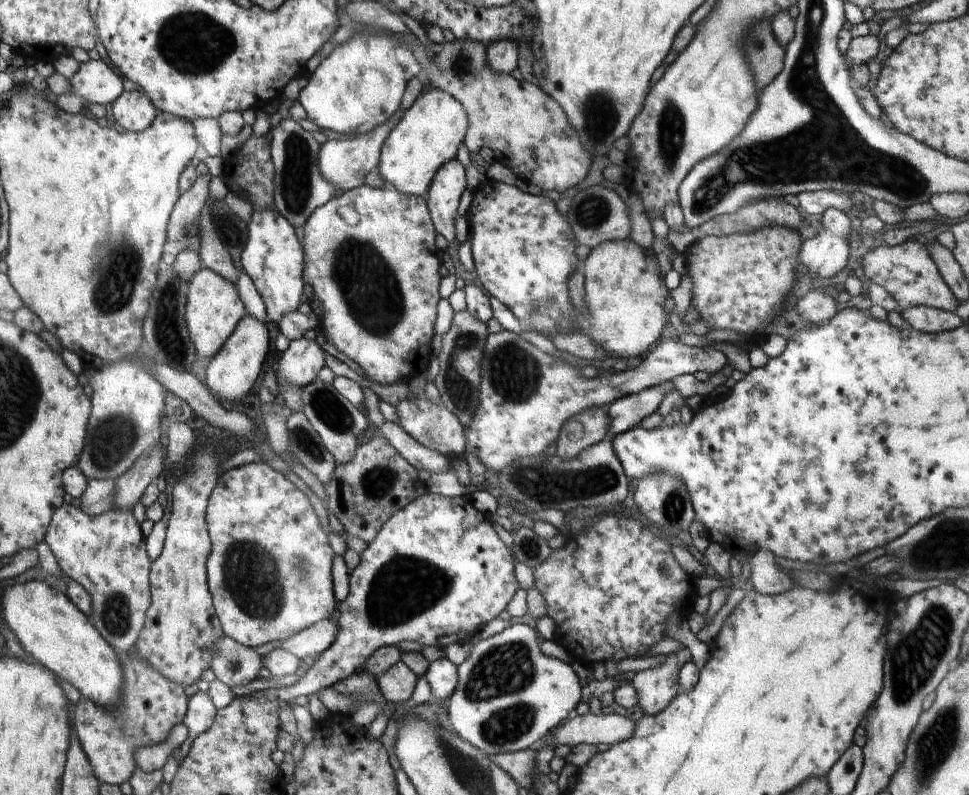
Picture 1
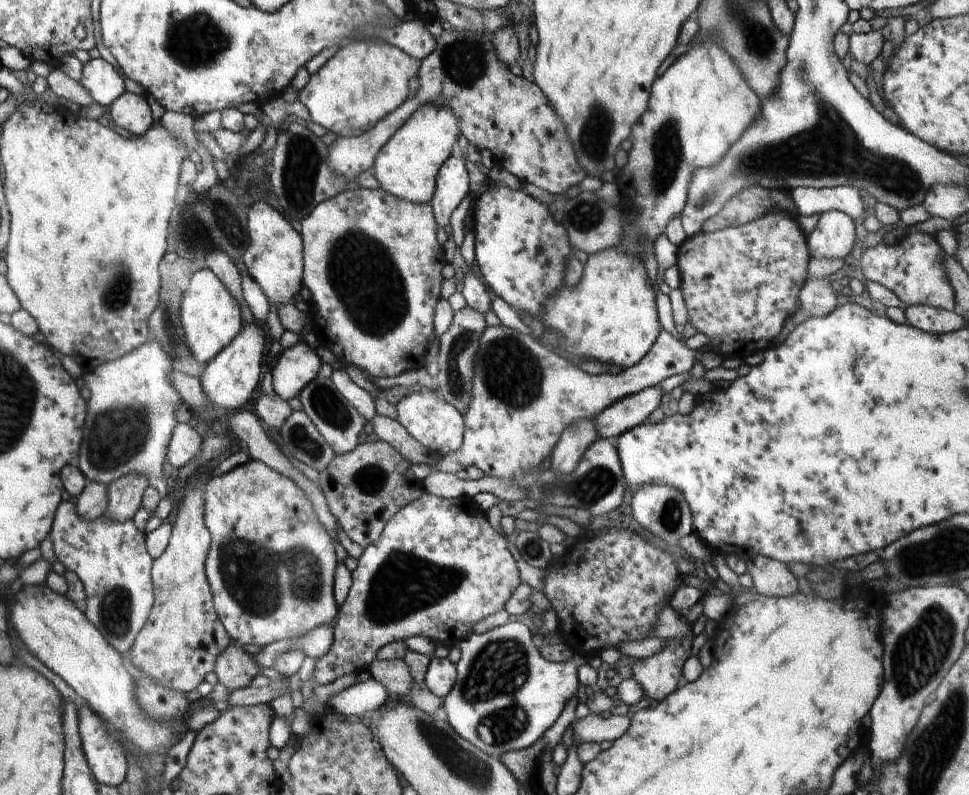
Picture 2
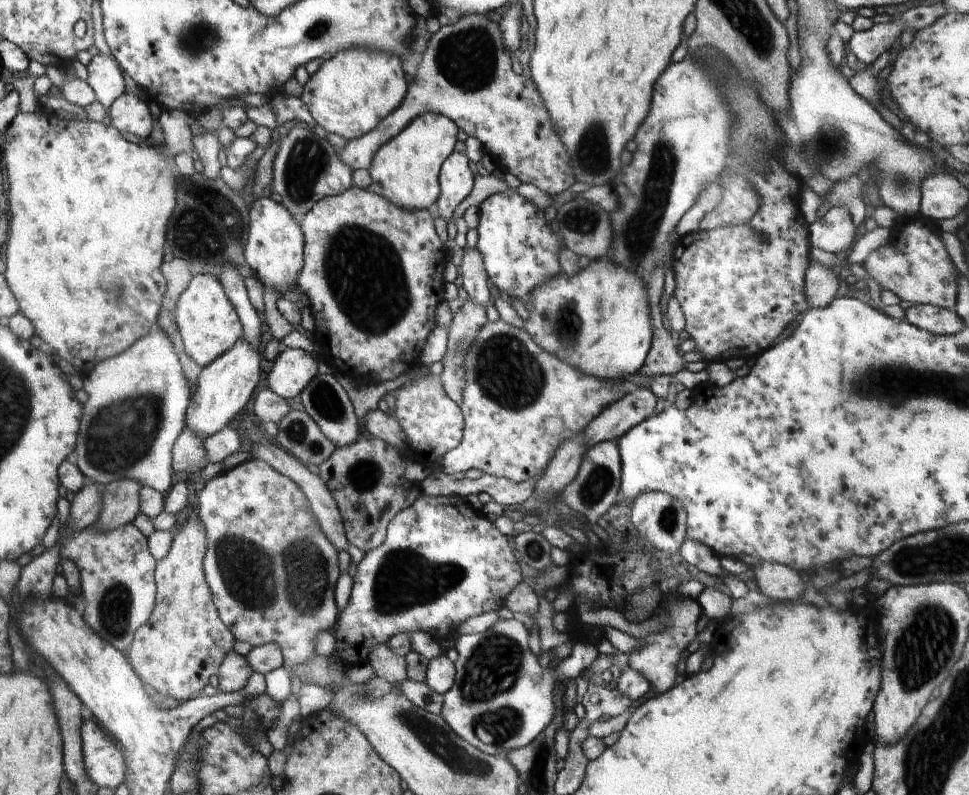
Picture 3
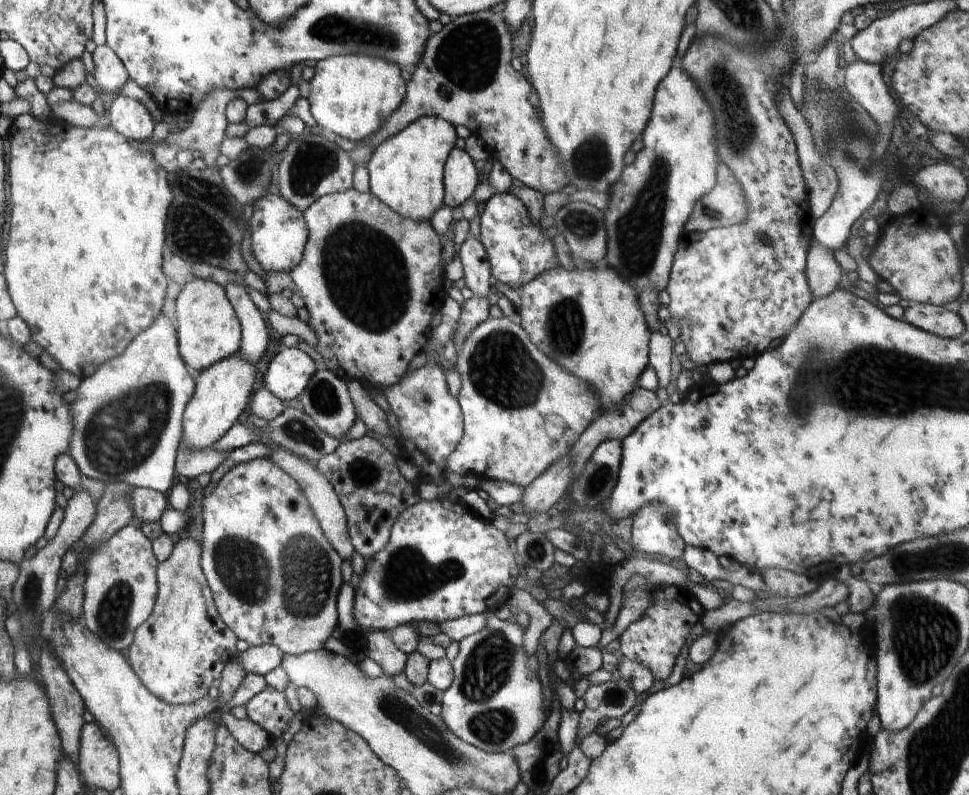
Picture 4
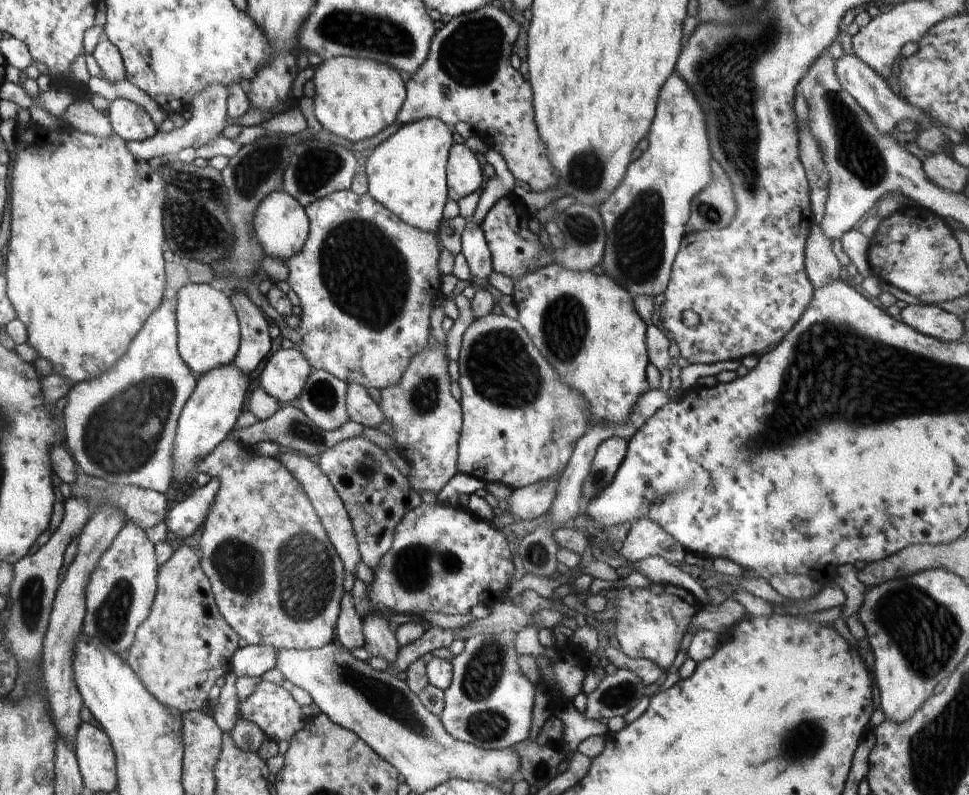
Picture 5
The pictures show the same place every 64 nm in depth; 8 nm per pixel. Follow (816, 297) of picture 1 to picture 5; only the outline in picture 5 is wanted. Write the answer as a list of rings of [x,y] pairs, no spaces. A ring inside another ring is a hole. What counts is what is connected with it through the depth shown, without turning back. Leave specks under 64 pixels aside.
[[[814,224],[809,237],[805,244],[805,269],[808,278],[810,279],[811,286],[816,289],[828,285],[833,281],[838,281],[842,265],[834,252],[832,251],[831,242],[828,237],[821,231],[818,225]]]

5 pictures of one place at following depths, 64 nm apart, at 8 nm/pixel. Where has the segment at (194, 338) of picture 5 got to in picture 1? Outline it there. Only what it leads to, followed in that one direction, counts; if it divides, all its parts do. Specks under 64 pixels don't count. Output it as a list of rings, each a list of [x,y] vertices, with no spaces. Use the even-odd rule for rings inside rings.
[[[206,267],[200,269],[191,278],[187,290],[185,321],[197,357],[215,357],[236,328],[238,321],[245,315],[244,303],[233,282]]]

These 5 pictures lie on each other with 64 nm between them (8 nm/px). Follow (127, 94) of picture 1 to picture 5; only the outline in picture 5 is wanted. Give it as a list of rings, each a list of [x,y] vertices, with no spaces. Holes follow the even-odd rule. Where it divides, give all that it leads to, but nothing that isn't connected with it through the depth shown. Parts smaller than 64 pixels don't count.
[[[130,99],[110,101],[107,117],[113,132],[126,141],[140,142],[152,138],[157,133],[157,126],[146,109]]]

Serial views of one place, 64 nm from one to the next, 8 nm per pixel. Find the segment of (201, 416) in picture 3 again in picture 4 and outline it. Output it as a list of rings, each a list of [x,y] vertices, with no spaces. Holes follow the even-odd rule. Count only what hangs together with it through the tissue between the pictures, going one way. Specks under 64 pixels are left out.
[[[240,351],[212,363],[195,380],[195,391],[183,412],[181,441],[187,447],[210,448],[236,423],[250,402],[256,382],[256,363],[245,359]]]

